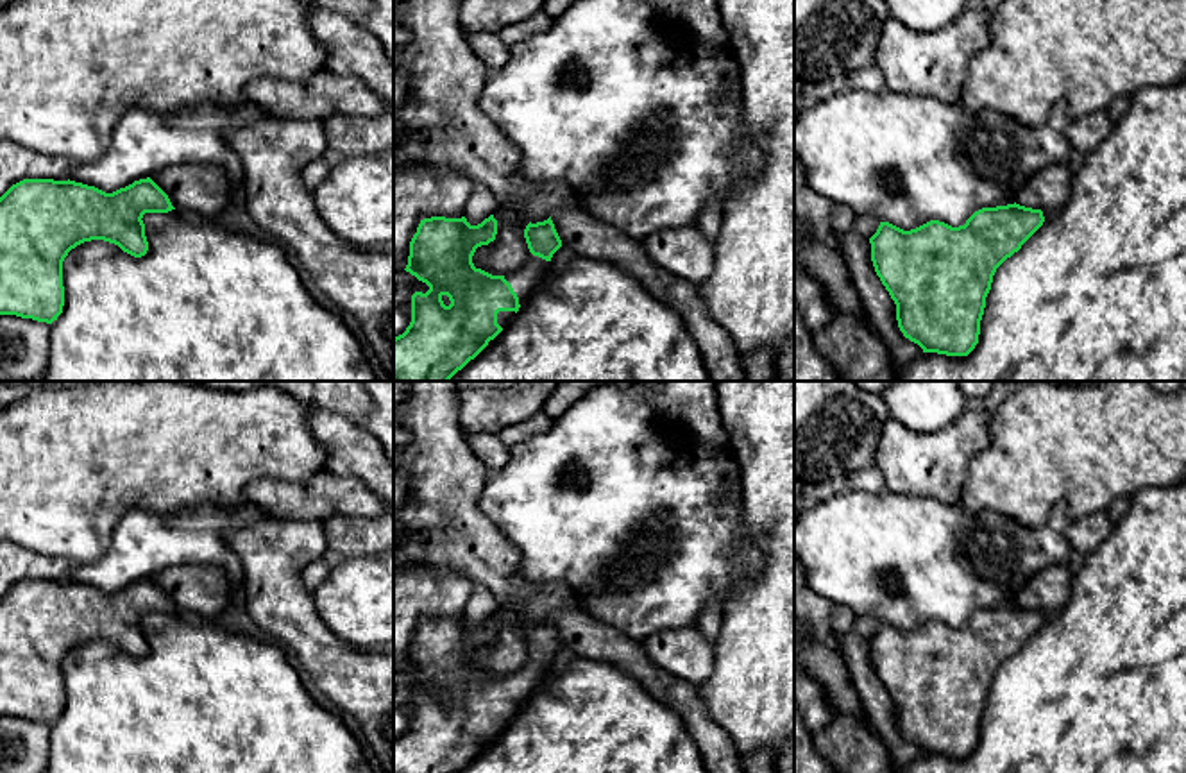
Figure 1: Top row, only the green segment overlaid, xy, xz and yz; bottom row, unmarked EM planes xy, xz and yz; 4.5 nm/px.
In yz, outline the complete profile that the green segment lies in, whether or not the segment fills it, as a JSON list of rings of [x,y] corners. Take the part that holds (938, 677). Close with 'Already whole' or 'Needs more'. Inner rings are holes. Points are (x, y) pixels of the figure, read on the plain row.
[[[1007,605],[975,612],[964,626],[930,621],[903,632],[880,623],[869,639],[877,676],[896,705],[898,728],[923,753],[968,757],[978,744],[986,698],[996,669],[1043,626],[1041,610]]]. Already whole

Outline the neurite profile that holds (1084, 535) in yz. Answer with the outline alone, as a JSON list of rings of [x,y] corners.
[[[1102,510],[1089,517],[1070,521],[1066,537],[1073,551],[1088,556],[1109,539],[1113,528],[1107,510]]]

